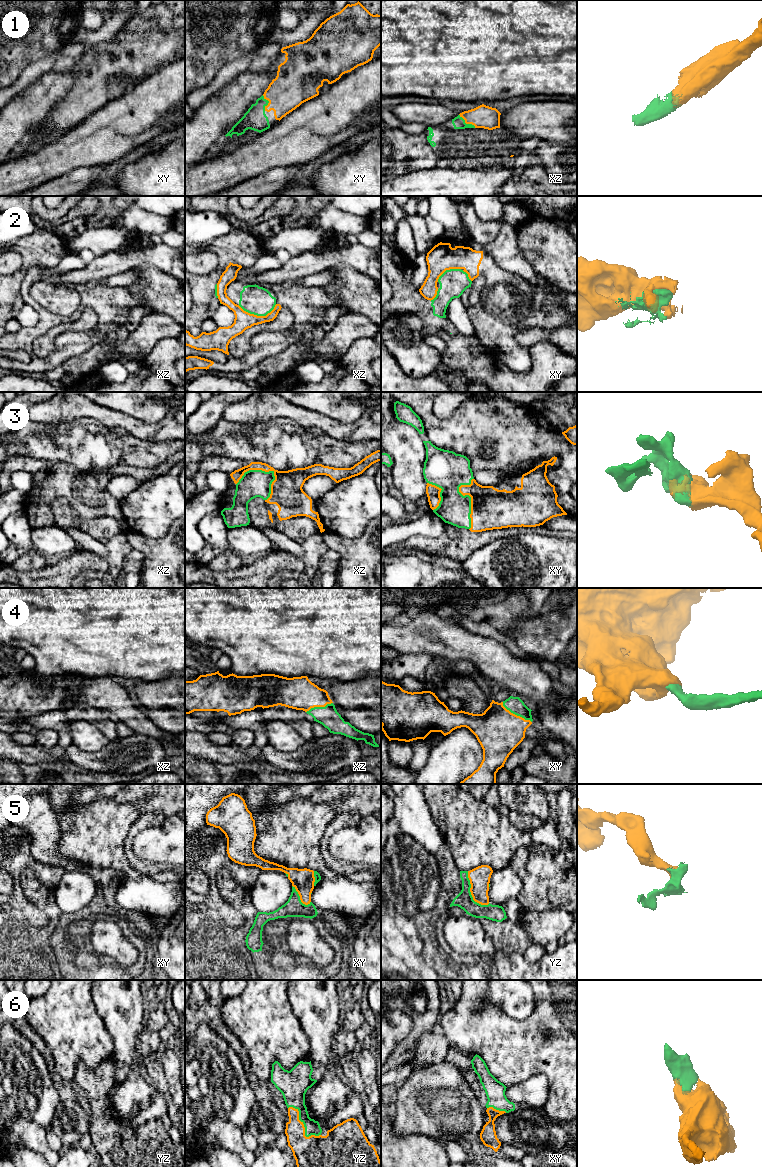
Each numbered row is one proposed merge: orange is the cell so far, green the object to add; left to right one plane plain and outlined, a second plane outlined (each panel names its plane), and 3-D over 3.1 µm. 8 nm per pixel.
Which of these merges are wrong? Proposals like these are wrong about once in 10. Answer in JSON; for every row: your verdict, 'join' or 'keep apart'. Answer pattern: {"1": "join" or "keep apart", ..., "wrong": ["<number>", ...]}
{"1": "join", "2": "keep apart", "3": "join", "4": "join", "5": "join", "6": "join", "wrong": ["2"]}

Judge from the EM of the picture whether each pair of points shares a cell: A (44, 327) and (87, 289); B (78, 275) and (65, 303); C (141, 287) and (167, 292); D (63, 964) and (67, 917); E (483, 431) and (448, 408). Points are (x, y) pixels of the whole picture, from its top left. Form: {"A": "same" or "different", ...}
{"A": "same", "B": "different", "C": "same", "D": "same", "E": "different"}

